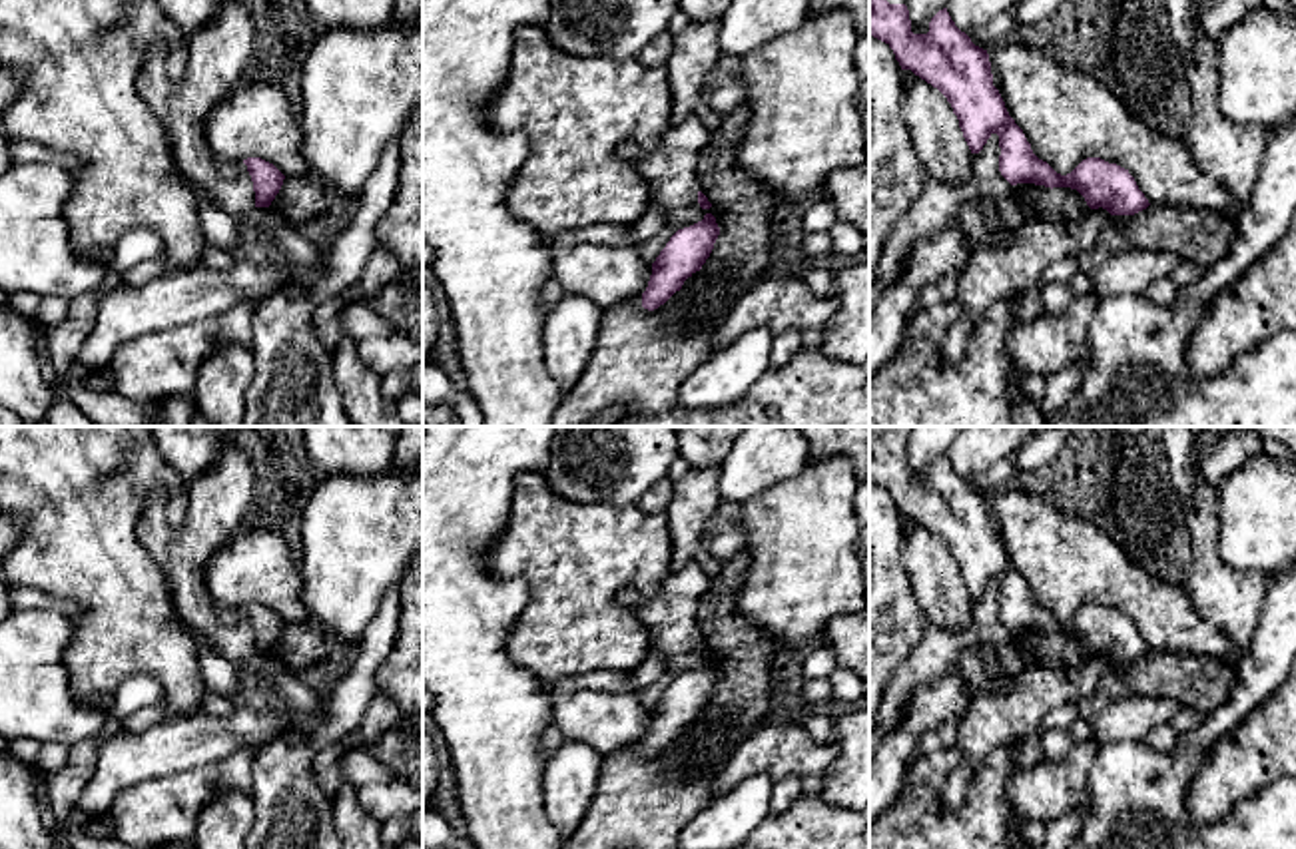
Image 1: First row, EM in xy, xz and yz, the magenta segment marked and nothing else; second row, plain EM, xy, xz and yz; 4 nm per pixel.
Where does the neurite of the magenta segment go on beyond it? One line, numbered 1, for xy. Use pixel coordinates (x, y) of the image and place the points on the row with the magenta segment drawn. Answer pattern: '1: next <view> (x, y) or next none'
1: next none

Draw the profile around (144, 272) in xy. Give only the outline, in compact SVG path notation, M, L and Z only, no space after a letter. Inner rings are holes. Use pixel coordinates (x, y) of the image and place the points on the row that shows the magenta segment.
M158 257L158 259L142 261L142 263L134 265L132 269L124 271L122 283L140 287L156 277L163 277L163 275L171 275L171 273L179 273L179 269L173 263Z

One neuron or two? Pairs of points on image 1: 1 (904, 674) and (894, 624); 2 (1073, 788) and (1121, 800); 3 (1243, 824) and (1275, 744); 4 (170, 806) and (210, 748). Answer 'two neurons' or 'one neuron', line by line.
1: two neurons
2: two neurons
3: two neurons
4: two neurons

